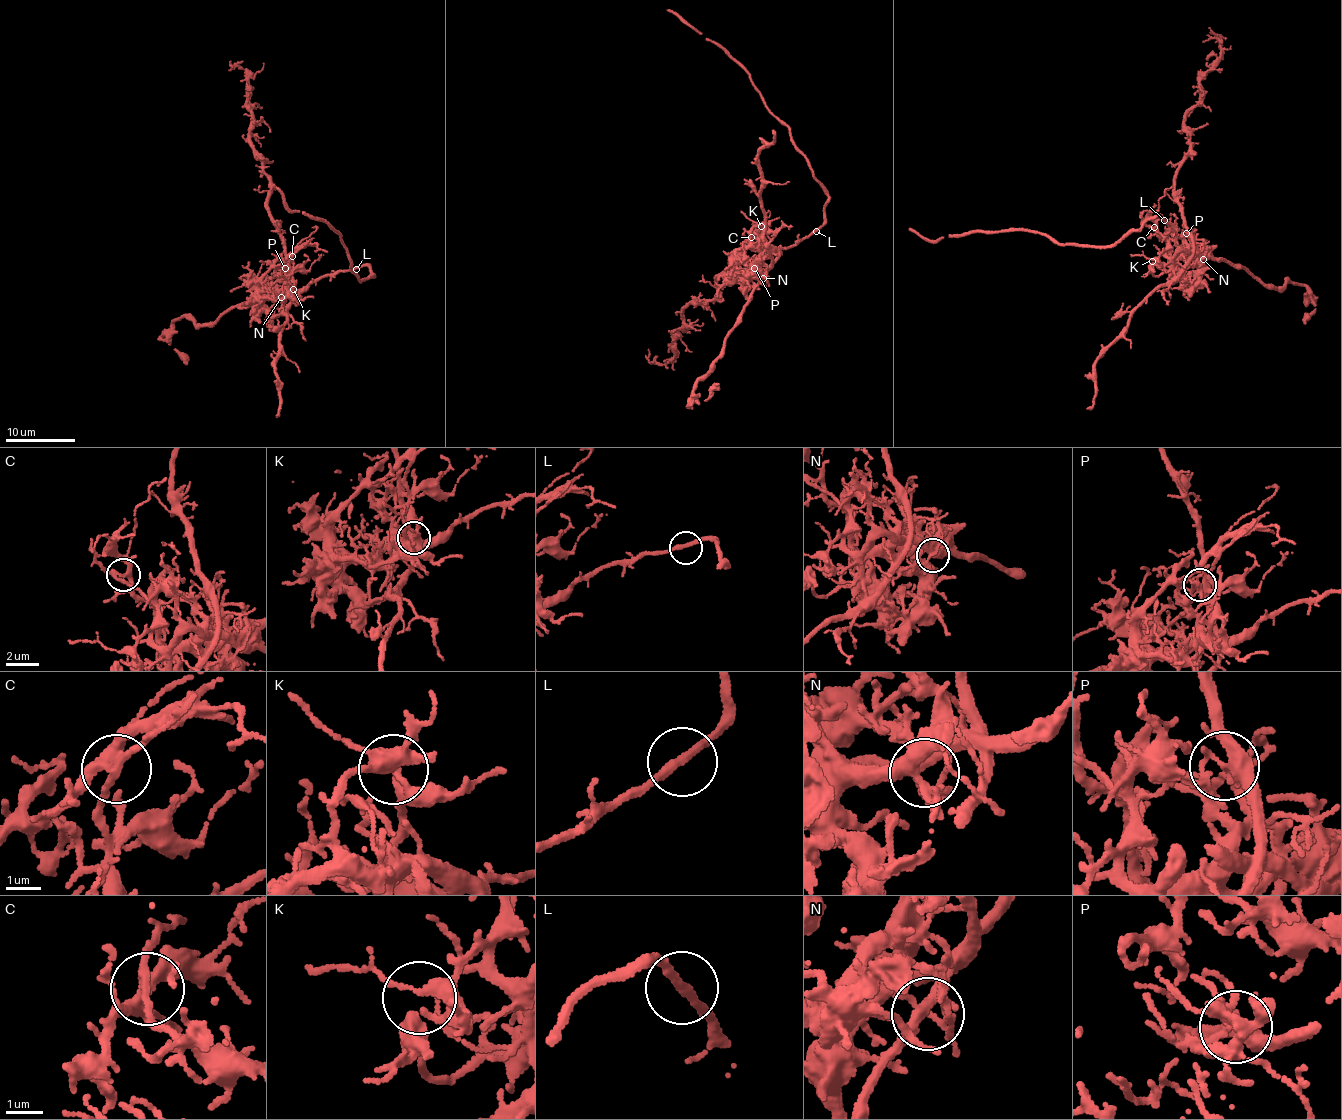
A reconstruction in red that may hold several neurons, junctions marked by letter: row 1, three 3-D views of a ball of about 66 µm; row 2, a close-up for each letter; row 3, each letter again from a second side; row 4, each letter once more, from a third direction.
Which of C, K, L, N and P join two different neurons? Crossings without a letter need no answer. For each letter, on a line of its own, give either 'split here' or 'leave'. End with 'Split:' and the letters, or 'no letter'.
C: leave
K: leave
L: leave
N: leave
P: split here
Split: P

